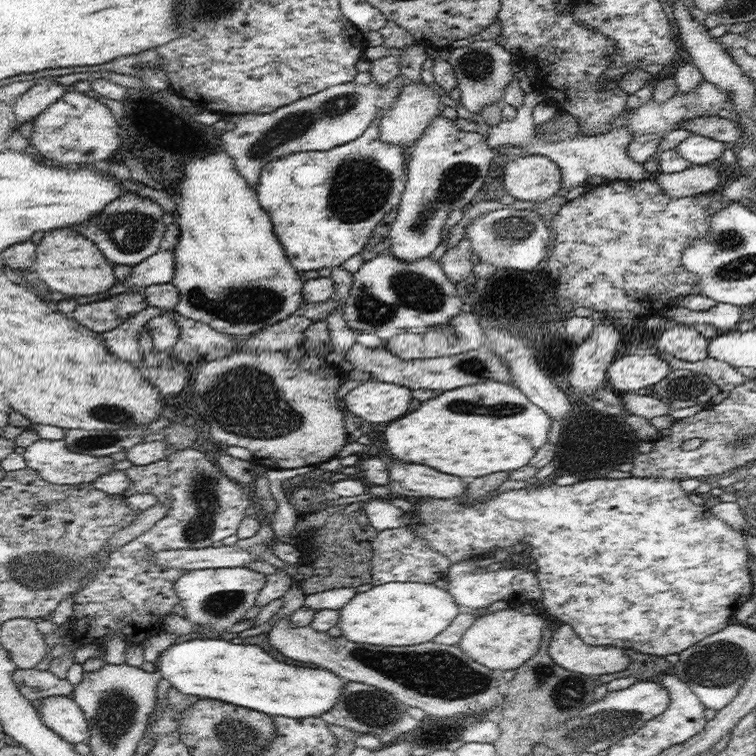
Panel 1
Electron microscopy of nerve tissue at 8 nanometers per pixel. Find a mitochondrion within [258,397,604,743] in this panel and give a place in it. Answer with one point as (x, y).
(438, 674)

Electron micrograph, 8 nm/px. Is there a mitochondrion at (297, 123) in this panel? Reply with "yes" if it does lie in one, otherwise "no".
yes

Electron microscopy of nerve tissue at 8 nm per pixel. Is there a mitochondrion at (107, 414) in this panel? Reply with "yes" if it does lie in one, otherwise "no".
yes

